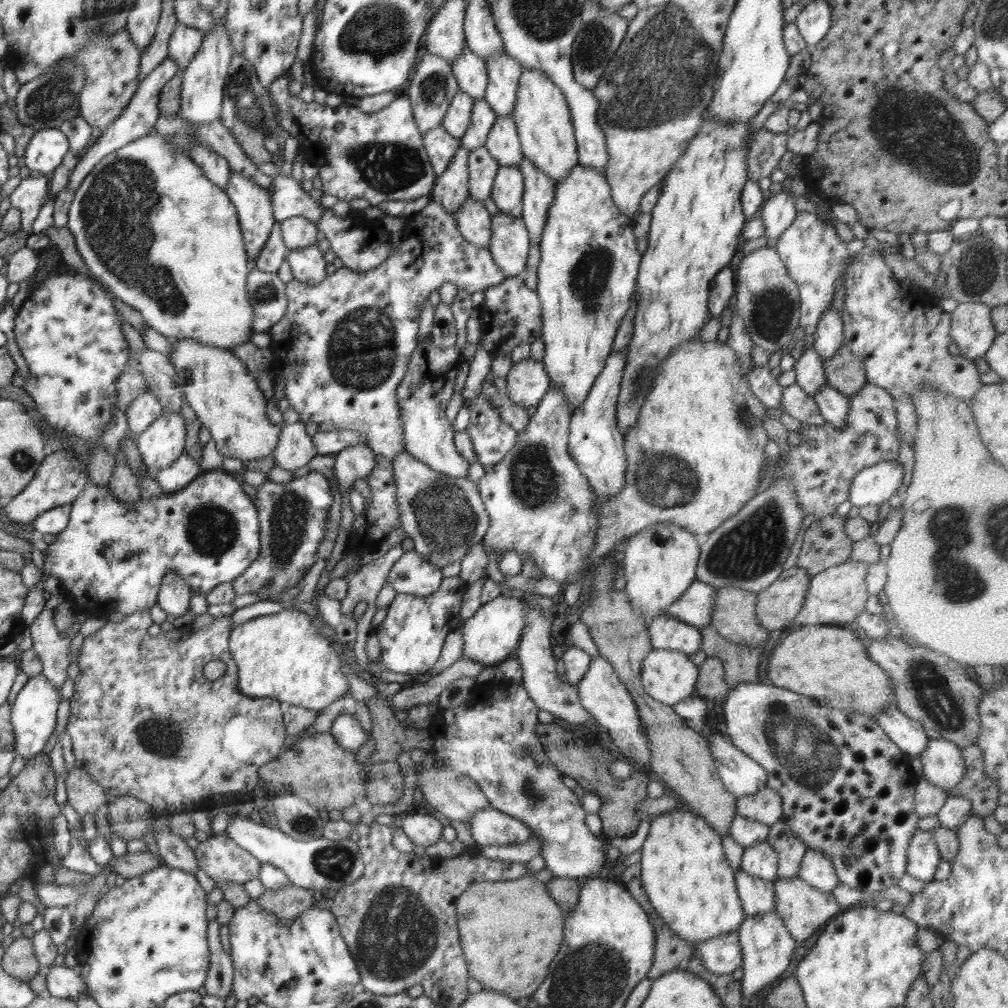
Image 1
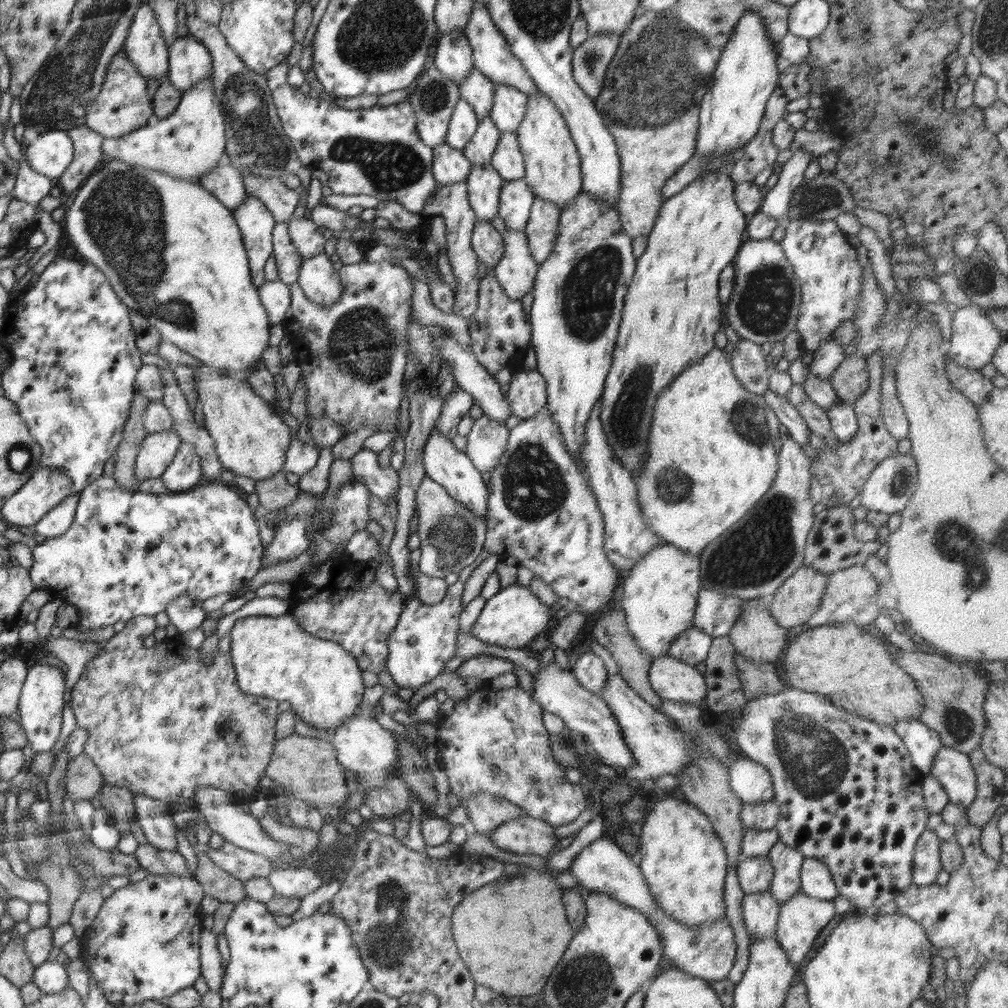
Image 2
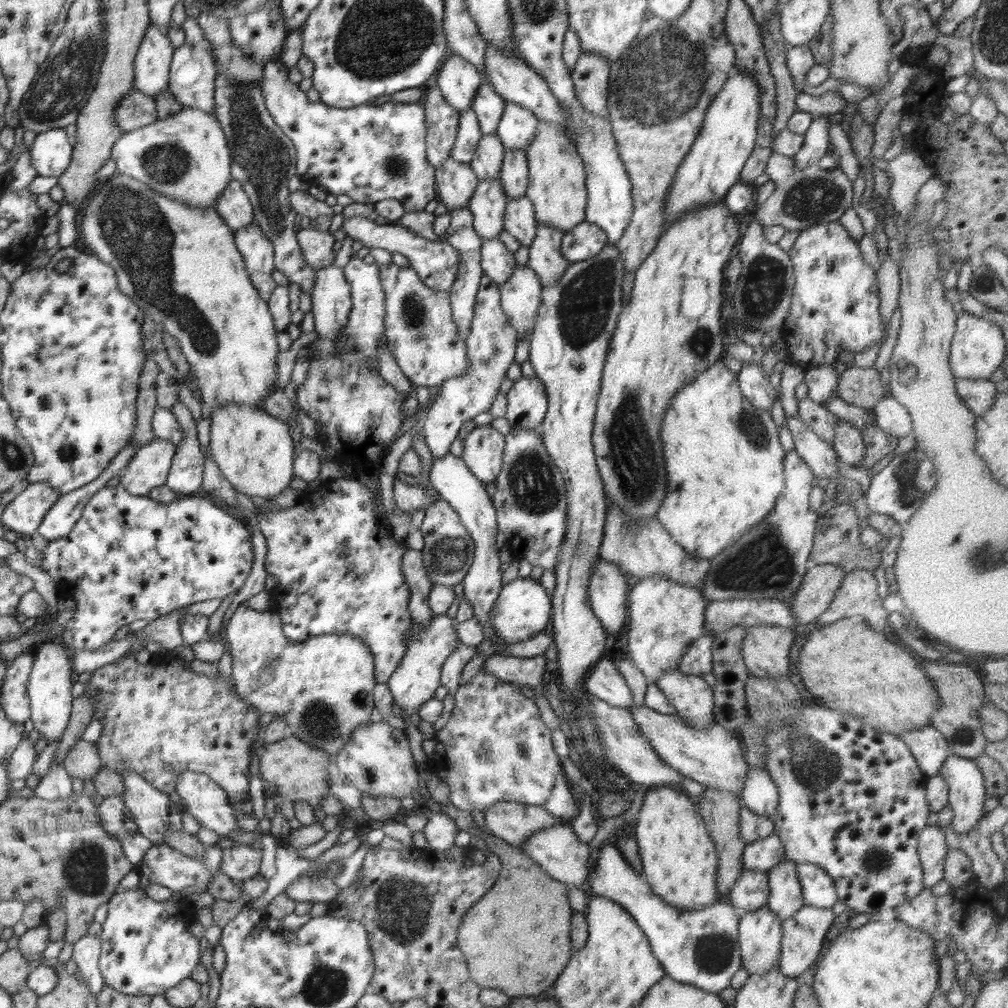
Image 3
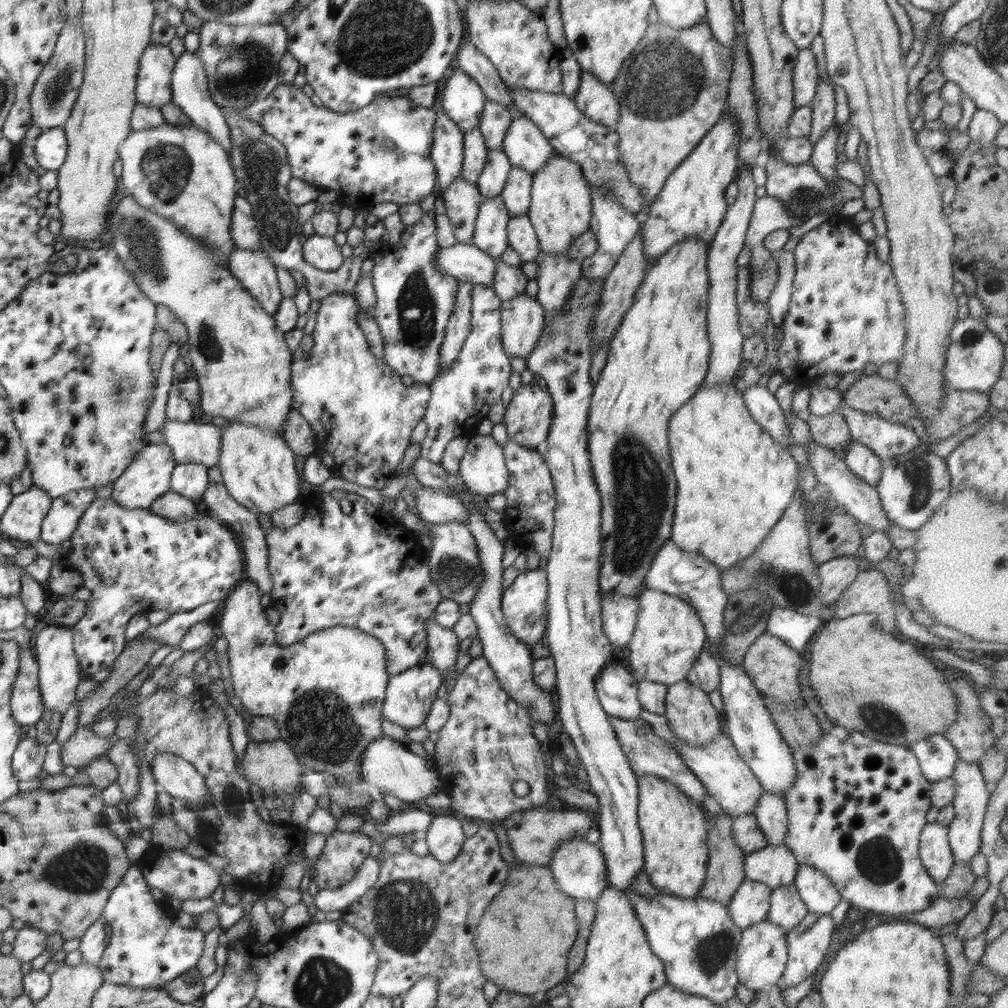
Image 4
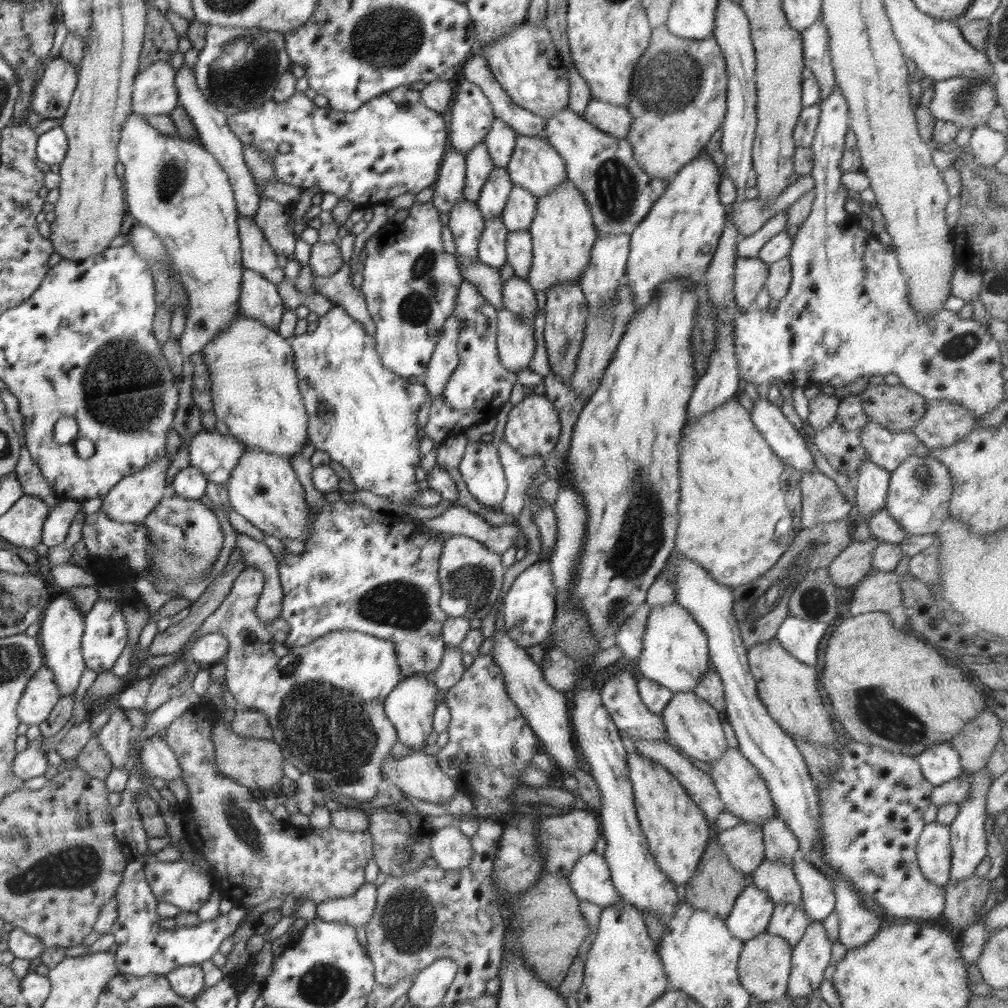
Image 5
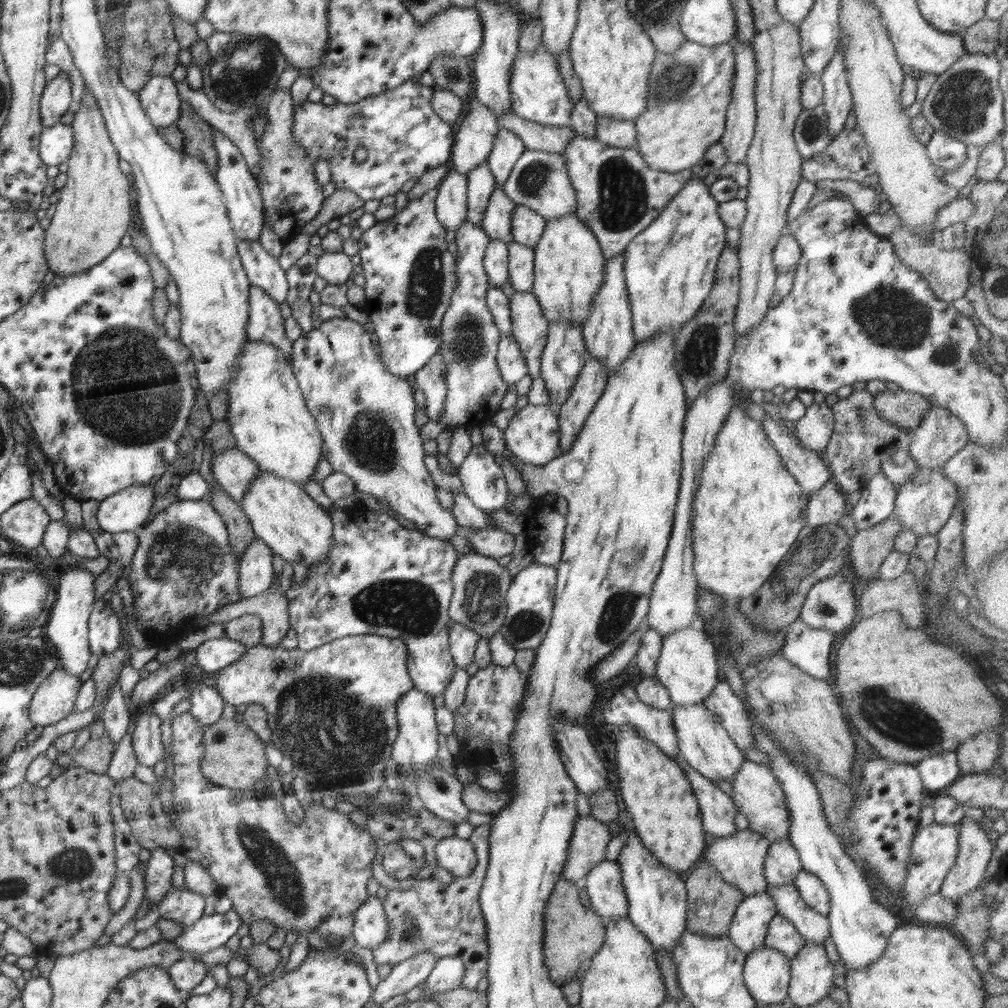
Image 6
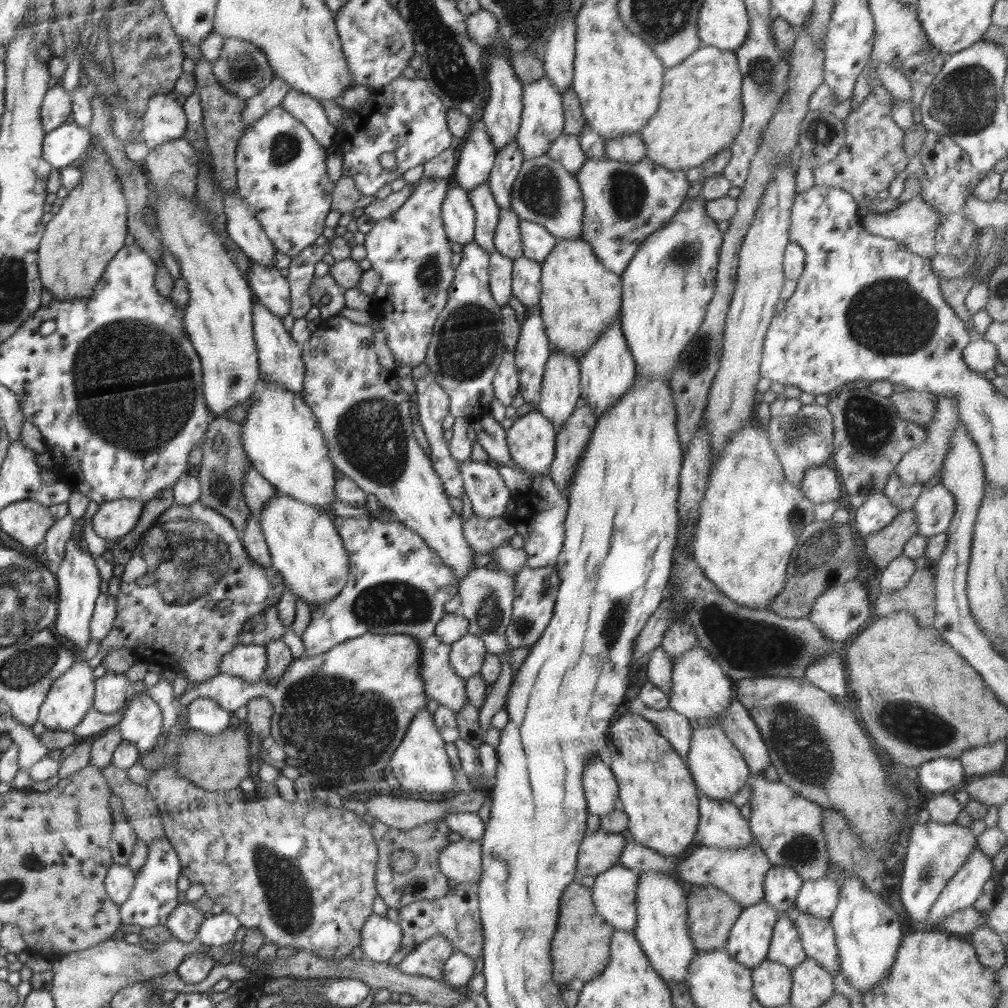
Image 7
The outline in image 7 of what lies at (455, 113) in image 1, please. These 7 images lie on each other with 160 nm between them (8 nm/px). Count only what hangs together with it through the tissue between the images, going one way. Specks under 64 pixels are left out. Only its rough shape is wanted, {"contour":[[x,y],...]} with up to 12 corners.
{"contour":[[488,181],[471,190],[474,241],[495,251],[499,206]]}

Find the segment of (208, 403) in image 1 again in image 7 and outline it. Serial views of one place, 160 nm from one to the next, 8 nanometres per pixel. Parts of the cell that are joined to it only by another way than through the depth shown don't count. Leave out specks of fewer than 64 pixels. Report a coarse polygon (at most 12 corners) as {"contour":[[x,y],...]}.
{"contour":[[278,491],[256,516],[309,606],[349,577],[334,515]]}

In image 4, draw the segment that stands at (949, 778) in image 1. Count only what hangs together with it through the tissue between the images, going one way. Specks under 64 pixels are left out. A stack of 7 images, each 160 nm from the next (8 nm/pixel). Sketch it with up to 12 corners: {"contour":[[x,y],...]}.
{"contour":[[959,760],[955,817],[947,837],[955,862],[981,849],[991,792],[977,763]]}

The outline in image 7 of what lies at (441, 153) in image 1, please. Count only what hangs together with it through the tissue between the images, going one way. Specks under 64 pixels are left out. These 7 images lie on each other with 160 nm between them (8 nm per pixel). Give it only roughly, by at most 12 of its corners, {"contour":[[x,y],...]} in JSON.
{"contour":[[463,245],[425,363],[470,424],[505,355],[490,255]]}

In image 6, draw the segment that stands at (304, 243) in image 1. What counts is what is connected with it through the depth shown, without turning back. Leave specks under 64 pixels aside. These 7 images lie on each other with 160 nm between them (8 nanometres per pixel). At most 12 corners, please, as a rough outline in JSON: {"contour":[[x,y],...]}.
{"contour":[[325,252],[317,275],[328,284],[351,283],[354,265],[347,254]]}

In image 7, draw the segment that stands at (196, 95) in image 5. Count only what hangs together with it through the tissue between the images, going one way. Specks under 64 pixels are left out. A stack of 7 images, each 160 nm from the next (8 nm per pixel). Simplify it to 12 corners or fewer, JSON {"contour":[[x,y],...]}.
{"contour":[[224,192],[227,233],[256,264],[275,267],[275,246],[239,194]]}

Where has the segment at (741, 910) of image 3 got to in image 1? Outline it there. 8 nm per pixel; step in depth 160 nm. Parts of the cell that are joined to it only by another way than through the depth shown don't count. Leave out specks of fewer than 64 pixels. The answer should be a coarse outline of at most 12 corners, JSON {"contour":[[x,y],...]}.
{"contour":[[765,842],[744,848],[741,870],[777,878],[778,855]]}

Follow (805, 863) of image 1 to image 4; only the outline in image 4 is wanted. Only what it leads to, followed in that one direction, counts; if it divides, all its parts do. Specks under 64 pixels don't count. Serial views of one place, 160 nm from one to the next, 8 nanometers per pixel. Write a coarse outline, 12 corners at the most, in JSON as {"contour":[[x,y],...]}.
{"contour":[[799,865],[794,885],[810,913],[842,901],[829,876]]}

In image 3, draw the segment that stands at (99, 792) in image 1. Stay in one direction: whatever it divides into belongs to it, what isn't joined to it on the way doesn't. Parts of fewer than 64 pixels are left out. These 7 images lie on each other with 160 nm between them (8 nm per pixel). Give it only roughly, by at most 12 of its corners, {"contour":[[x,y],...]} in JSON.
{"contour":[[80,739],[63,766],[71,778],[92,779],[102,768],[96,744]]}

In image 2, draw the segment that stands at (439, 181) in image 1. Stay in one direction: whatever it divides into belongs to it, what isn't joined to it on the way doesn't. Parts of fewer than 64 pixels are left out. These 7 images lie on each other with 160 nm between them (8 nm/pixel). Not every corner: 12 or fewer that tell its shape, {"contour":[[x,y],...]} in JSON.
{"contour":[[466,180],[438,186],[422,210],[444,219],[456,292],[451,313],[478,306],[477,220]]}

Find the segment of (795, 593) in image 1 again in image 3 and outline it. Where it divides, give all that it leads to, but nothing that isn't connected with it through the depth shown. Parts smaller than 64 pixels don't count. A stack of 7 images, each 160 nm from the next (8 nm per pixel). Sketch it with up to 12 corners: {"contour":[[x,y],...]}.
{"contour":[[834,564],[805,572],[788,603],[797,624],[817,620],[845,575]]}

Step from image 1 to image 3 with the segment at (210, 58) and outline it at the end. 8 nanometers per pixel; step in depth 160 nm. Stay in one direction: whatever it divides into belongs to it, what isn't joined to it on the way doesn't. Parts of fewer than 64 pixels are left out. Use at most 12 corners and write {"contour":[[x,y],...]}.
{"contour":[[191,106],[124,133],[117,172],[215,208],[232,155]]}

